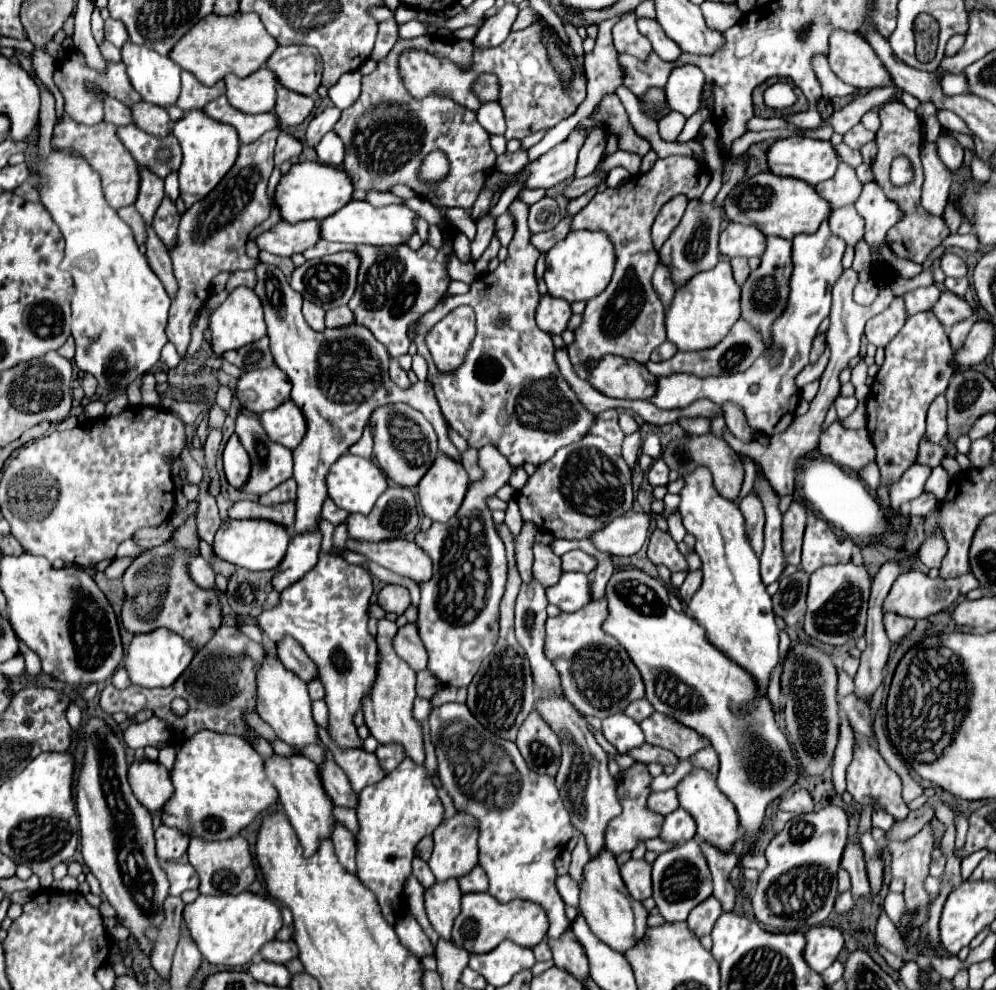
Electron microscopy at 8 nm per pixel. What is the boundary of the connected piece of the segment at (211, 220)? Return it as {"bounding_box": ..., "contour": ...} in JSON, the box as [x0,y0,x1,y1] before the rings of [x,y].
{"bounding_box":[167,130,279,356],"contour":[[[279,130],[265,132],[259,140],[251,144],[243,144],[235,166],[227,172],[227,176],[217,184],[217,188],[195,208],[187,210],[179,224],[179,244],[169,252],[173,260],[175,278],[179,282],[177,298],[169,310],[167,336],[169,342],[175,344],[179,356],[185,354],[191,340],[191,322],[203,302],[209,298],[211,280],[225,270],[253,270],[261,262],[259,258],[249,258],[245,254],[245,242],[251,230],[263,224],[269,214],[269,198],[267,198],[267,182],[273,170],[273,150]]]}

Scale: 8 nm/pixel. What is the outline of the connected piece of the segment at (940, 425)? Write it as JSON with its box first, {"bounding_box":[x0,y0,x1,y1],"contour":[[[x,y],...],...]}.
{"bounding_box":[927,394,947,442],"contour":[[[939,394],[927,412],[927,438],[931,442],[939,442],[947,434],[947,400]]]}

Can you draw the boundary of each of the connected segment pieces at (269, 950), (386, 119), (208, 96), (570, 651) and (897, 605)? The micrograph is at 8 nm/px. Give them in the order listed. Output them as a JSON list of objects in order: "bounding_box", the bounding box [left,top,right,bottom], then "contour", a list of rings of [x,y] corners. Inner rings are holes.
[{"bounding_box":[261,940,299,964],"contour":[[[273,940],[271,944],[265,944],[263,946],[263,952],[261,956],[269,962],[281,962],[281,964],[287,964],[289,960],[297,958],[299,956],[299,948],[293,940],[289,942],[279,942],[279,940]]]},{"bounding_box":[335,34,497,210],"contour":[[[435,34],[421,38],[399,38],[387,58],[377,64],[377,70],[363,76],[361,96],[353,106],[343,110],[339,122],[335,124],[335,132],[345,142],[343,170],[349,174],[353,186],[361,190],[389,190],[395,184],[405,184],[417,196],[427,196],[427,200],[439,210],[453,206],[471,210],[479,196],[479,188],[483,188],[483,182],[495,172],[497,156],[489,146],[489,134],[477,122],[477,112],[453,104],[453,100],[447,100],[445,96],[415,100],[407,94],[399,76],[398,59],[399,52],[409,46],[427,48],[427,52],[439,58],[451,58],[463,66],[471,62],[471,42],[467,40],[445,44],[445,40],[439,40]],[[435,148],[447,154],[451,174],[441,184],[427,186],[417,180],[417,172],[421,160]]]},{"bounding_box":[175,72,225,112],"contour":[[[181,72],[181,94],[175,104],[183,112],[201,110],[207,102],[211,102],[223,94],[225,94],[223,80],[217,82],[215,86],[203,86],[191,72]]]},{"bounding_box":[545,596,645,720],"contour":[[[603,596],[575,614],[561,612],[559,616],[549,618],[545,636],[545,656],[561,676],[563,694],[567,700],[571,700],[571,704],[575,704],[575,708],[579,708],[579,712],[601,720],[623,712],[627,702],[631,704],[645,698],[641,672],[631,662],[623,646],[613,636],[607,636],[601,628],[607,614],[607,596]]]},{"bounding_box":[883,570,979,618],"contour":[[[911,570],[911,572],[905,572],[901,574],[895,584],[891,586],[885,602],[883,602],[883,612],[895,612],[899,616],[907,616],[907,618],[927,618],[927,616],[933,616],[945,608],[949,608],[961,594],[967,594],[969,590],[977,588],[979,582],[975,580],[975,576],[971,574],[963,574],[959,578],[951,578],[951,580],[945,580],[941,576],[937,578],[929,578],[927,574],[923,572],[917,572],[917,570]]]}]

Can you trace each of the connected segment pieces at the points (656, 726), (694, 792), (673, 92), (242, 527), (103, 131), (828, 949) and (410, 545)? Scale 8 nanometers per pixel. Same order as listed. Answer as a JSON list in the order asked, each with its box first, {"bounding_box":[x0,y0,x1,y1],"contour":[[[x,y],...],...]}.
[{"bounding_box":[641,716,707,758],"contour":[[[649,716],[641,722],[641,730],[645,732],[645,738],[653,746],[661,746],[671,750],[679,758],[689,758],[701,748],[707,748],[707,740],[699,736],[695,730],[673,722],[669,716]]]},{"bounding_box":[675,770,741,854],"contour":[[[693,770],[675,788],[679,792],[681,806],[687,812],[691,812],[691,816],[697,822],[697,836],[721,852],[727,852],[727,854],[733,852],[735,842],[741,838],[739,818],[737,818],[733,804],[727,800],[727,796],[723,796],[723,792],[719,792],[719,788],[717,788],[715,780],[709,776],[709,772]]]},{"bounding_box":[667,64,703,118],"contour":[[[687,64],[675,68],[667,82],[667,102],[669,106],[683,114],[685,118],[701,110],[701,92],[703,92],[703,74],[699,68]]]},{"bounding_box":[213,520,289,572],"contour":[[[227,520],[215,534],[213,550],[219,560],[225,560],[239,568],[261,572],[273,570],[279,564],[283,552],[287,550],[287,544],[289,544],[287,530],[279,528],[277,524],[267,524],[267,520]]]},{"bounding_box":[53,114,141,210],"contour":[[[63,114],[59,120],[61,122],[57,122],[53,128],[53,146],[75,148],[75,152],[79,152],[81,156],[85,156],[89,160],[89,164],[101,174],[103,192],[105,192],[111,208],[119,210],[123,206],[135,204],[137,194],[139,194],[139,178],[141,176],[139,176],[139,168],[137,168],[135,158],[131,156],[131,152],[123,146],[123,142],[117,136],[117,126],[111,122],[85,126],[85,124],[77,124],[67,114]]]},{"bounding_box":[805,926,843,972],"contour":[[[813,926],[807,932],[807,954],[805,960],[815,972],[827,970],[843,950],[843,932],[835,926]]]},{"bounding_box":[347,538,431,584],"contour":[[[349,538],[347,548],[365,554],[369,560],[391,572],[413,578],[417,584],[431,576],[431,558],[413,540],[393,538],[383,542],[361,542]]]}]

